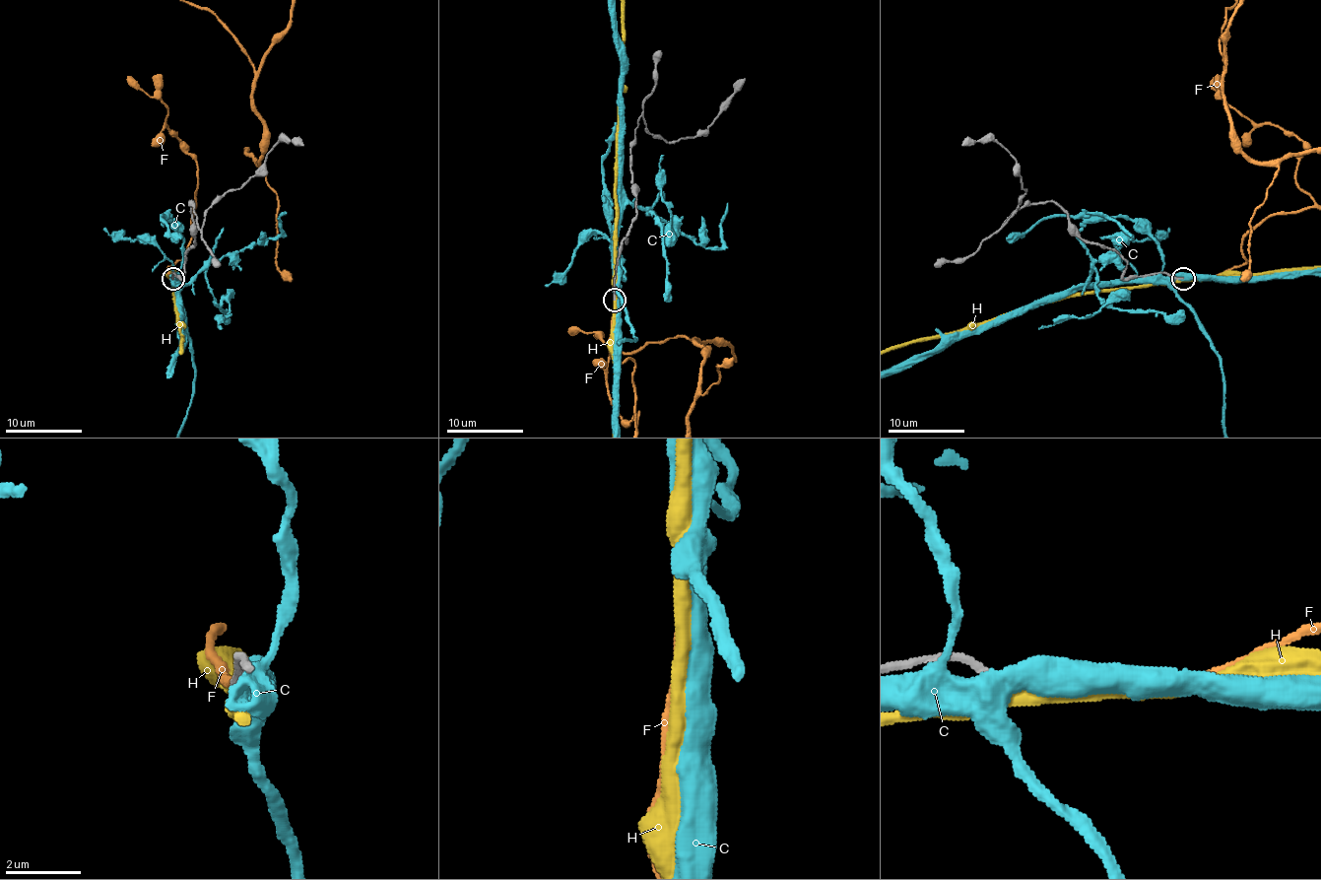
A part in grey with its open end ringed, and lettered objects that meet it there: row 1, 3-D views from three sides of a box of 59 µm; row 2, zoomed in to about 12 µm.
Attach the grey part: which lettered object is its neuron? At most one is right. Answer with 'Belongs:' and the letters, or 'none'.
Belongs: F

